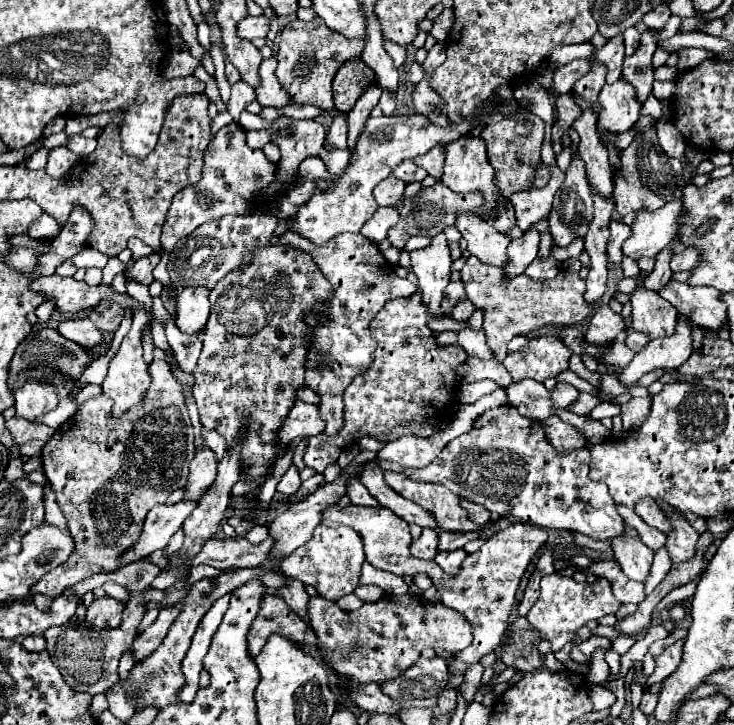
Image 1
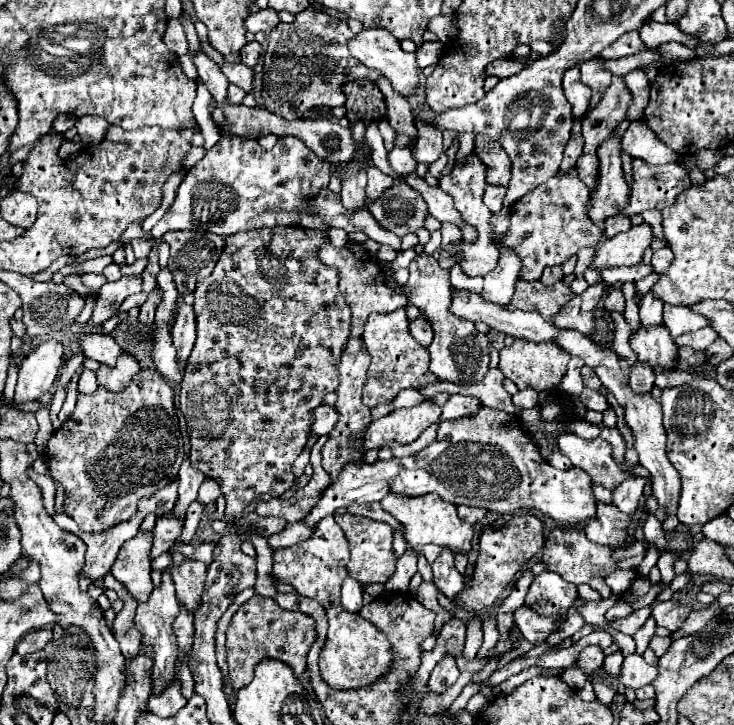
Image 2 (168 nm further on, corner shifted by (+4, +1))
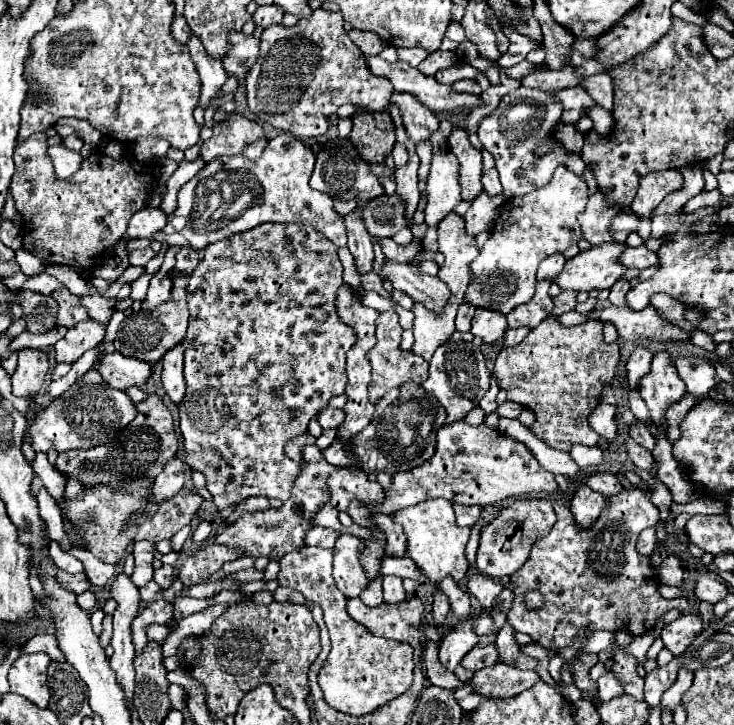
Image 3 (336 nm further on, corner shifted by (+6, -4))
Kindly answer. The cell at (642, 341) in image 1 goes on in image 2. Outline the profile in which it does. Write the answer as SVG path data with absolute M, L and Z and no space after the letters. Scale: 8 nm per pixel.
M624 358L624 366L628 368L628 378L630 378L630 386L636 392L650 392L654 386L654 374L652 368L648 368L648 364L634 364L628 366L628 360Z

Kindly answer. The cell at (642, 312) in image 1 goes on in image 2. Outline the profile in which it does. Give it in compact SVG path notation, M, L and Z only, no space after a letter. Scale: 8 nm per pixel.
M638 324L636 332L630 336L630 348L636 352L640 362L650 366L666 366L672 368L678 346L670 338L670 332L664 324L656 324L644 330L644 324Z

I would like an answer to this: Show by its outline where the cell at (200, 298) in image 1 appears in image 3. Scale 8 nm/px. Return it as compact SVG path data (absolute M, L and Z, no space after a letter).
M178 345L178 347L170 349L162 357L162 385L164 385L164 393L176 405L184 399L184 393L186 393L182 367L184 367L184 345Z

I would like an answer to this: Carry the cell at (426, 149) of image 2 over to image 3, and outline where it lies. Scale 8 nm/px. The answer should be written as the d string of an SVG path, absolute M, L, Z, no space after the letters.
M394 91L390 97L390 105L398 105L402 125L414 143L430 139L430 135L438 129L436 113L430 111L426 105L422 105L414 95Z

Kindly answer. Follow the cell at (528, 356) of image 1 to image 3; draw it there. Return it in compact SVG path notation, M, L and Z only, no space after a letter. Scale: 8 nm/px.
M548 317L522 343L500 351L494 373L508 399L534 413L536 421L530 431L552 449L568 453L576 443L598 447L600 435L590 427L588 415L600 405L602 389L614 385L618 363L618 343L608 345L602 341L602 323L588 321L564 327L556 317Z

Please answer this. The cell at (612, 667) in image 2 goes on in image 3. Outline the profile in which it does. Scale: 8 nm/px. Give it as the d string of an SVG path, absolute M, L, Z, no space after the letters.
M608 671L606 675L602 675L598 679L598 695L600 695L602 703L606 703L606 701L610 701L610 699L614 699L614 697L618 697L622 693L624 693L624 689L622 689L620 681L612 675L612 671Z

